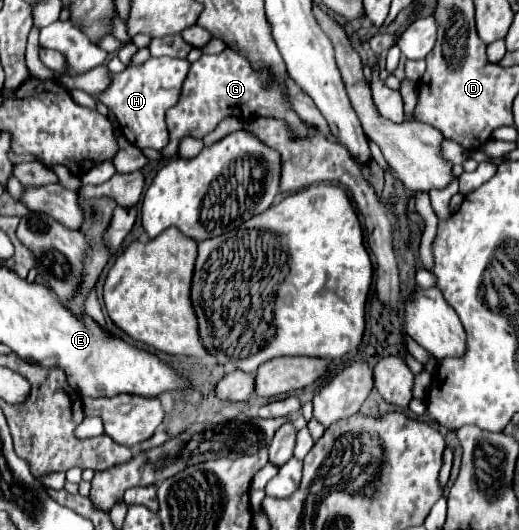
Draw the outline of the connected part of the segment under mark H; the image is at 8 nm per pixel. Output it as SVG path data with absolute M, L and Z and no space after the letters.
M149 58L139 66L129 66L119 74L111 74L111 84L99 94L99 102L103 102L115 114L123 136L133 146L163 150L169 142L169 132L165 132L165 112L177 104L181 82L185 80L187 72L187 60Z

